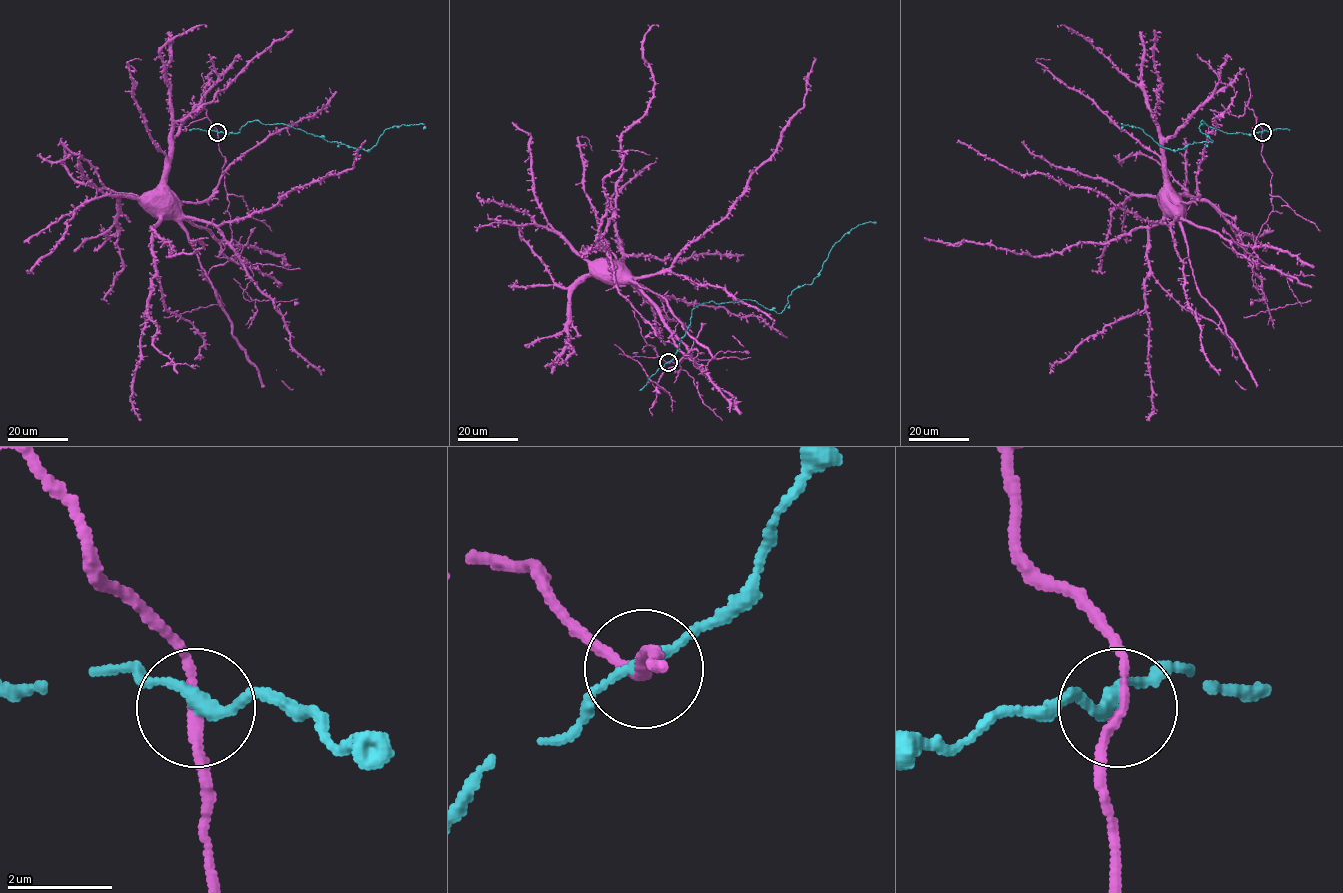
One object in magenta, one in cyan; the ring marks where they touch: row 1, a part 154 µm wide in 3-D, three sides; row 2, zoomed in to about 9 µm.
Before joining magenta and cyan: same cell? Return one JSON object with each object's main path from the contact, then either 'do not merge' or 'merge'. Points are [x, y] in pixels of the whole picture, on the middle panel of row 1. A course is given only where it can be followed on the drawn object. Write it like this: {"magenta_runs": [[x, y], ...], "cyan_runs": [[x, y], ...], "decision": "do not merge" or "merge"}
{"magenta_runs": [[667, 362], [680, 372], [688, 347], [636, 280], [667, 270], [726, 215], [803, 107], [813, 57]], "cyan_runs": [[667, 362], [698, 304], [745, 299], [780, 313], [794, 289], [811, 284], [831, 247], [845, 234], [873, 222]], "decision": "do not merge"}

